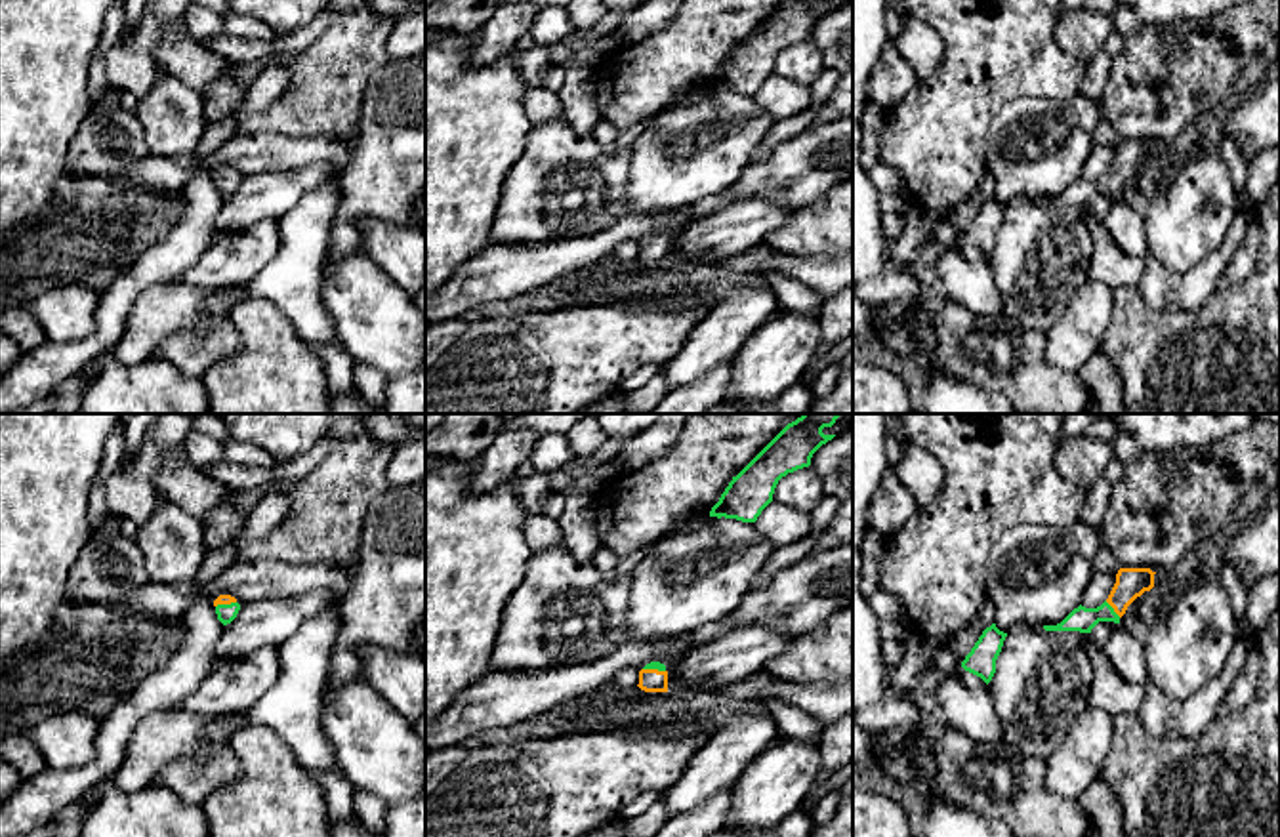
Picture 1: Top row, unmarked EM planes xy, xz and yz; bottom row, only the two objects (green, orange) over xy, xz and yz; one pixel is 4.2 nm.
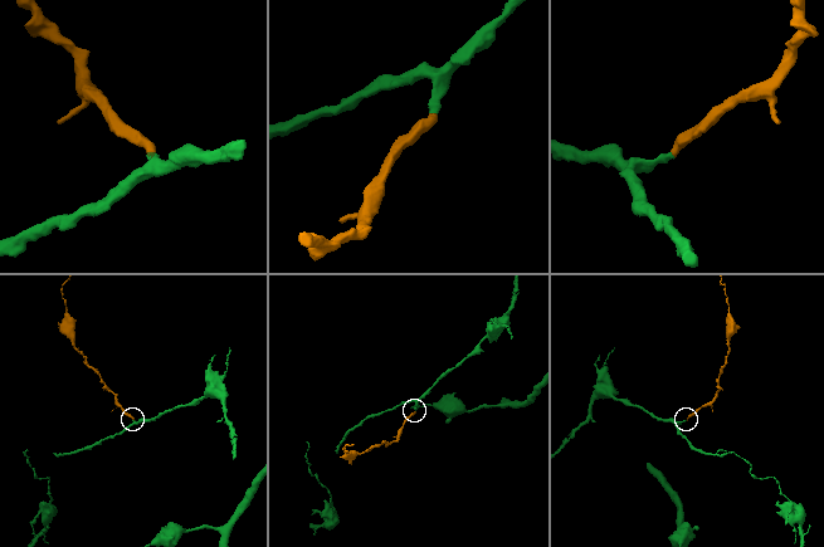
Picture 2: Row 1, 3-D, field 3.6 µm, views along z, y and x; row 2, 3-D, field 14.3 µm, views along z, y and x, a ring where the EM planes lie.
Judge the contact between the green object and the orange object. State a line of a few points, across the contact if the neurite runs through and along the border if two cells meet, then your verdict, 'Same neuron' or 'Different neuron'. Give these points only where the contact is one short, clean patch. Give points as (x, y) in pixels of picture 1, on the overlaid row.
Line: yz (1084, 620), (1113, 609), (1130, 584). Same neuron

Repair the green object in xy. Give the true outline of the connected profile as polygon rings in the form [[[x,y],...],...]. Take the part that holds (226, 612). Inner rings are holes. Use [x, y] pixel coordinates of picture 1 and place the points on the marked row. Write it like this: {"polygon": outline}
{"polygon": [[[219,595],[214,601],[214,606],[216,606],[217,620],[223,625],[231,623],[237,618],[238,610],[240,610],[240,604],[231,595]]]}

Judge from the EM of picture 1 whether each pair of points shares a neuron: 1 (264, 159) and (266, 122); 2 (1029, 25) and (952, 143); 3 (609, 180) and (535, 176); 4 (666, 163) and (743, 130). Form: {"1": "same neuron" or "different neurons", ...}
{"1": "different neurons", "2": "same neuron", "3": "same neuron", "4": "same neuron"}

